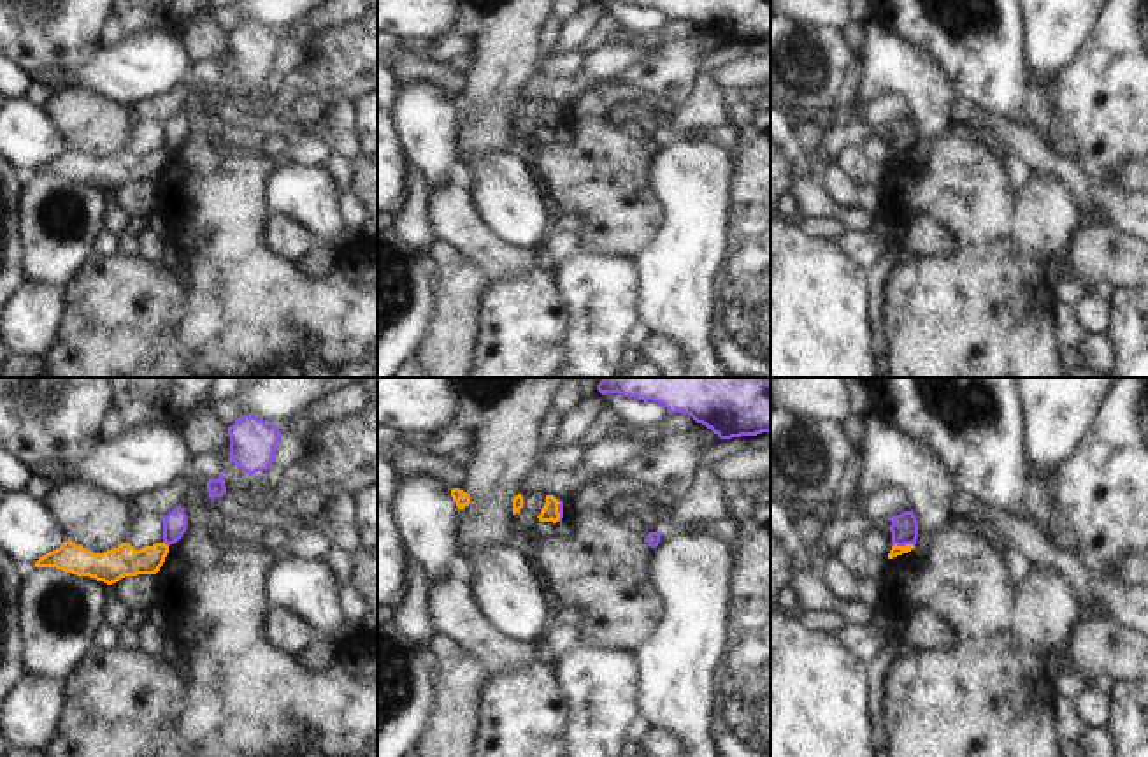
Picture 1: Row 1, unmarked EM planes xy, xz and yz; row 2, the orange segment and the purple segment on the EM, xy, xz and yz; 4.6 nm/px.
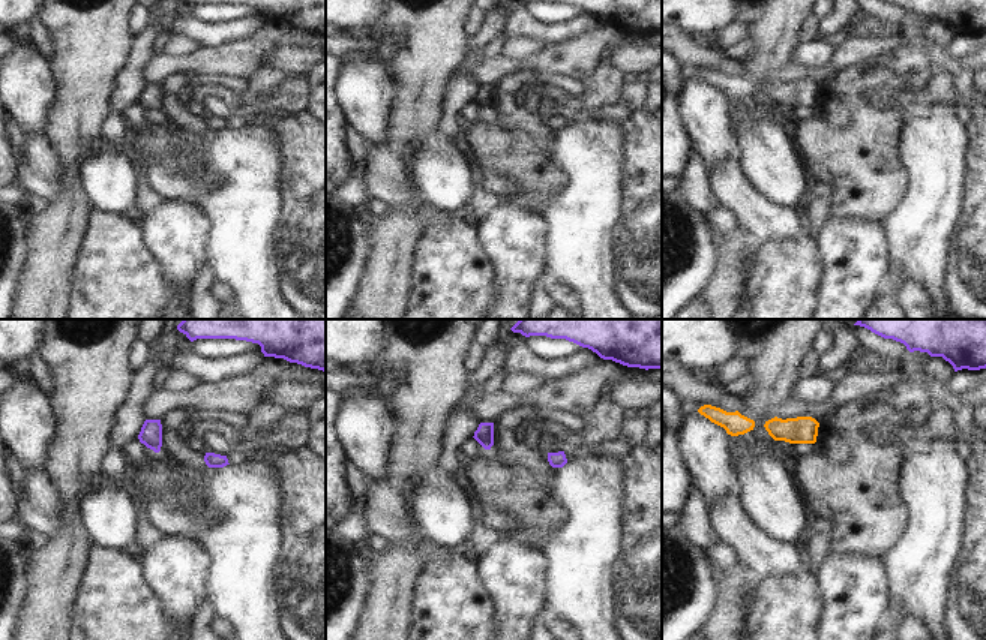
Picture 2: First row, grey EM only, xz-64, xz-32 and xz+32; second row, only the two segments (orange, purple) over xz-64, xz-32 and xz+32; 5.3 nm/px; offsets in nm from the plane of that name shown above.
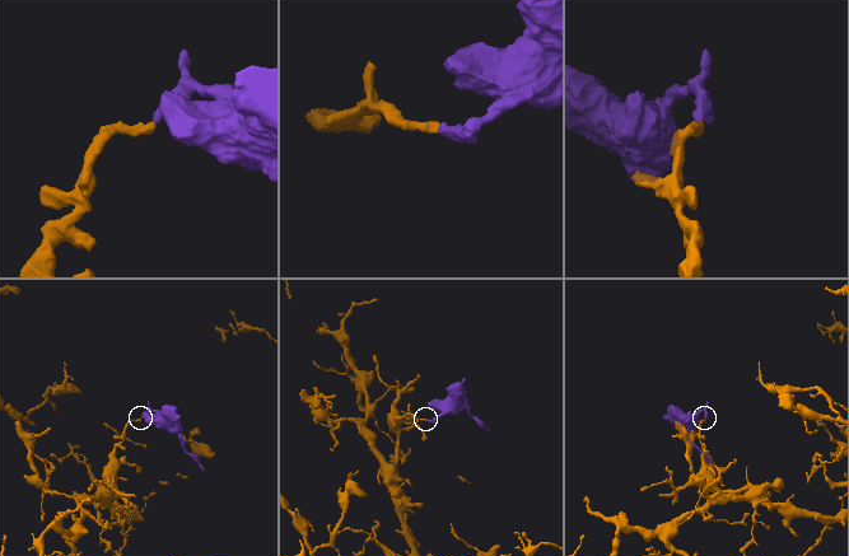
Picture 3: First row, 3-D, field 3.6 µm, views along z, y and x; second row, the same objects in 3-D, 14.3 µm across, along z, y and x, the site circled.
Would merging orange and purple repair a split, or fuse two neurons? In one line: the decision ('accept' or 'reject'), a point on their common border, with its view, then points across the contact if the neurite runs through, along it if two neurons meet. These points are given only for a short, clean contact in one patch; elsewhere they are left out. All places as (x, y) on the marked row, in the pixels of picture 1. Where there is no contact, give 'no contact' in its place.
reject; meets orange in yz at (906, 545); border along yz (894, 543), (913, 547)

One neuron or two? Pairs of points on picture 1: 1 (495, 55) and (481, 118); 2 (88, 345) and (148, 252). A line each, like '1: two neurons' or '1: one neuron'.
1: one neuron
2: two neurons

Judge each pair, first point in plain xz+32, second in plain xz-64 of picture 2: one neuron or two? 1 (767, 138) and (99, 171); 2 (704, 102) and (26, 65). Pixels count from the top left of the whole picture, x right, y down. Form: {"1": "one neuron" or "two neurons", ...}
{"1": "one neuron", "2": "one neuron"}

